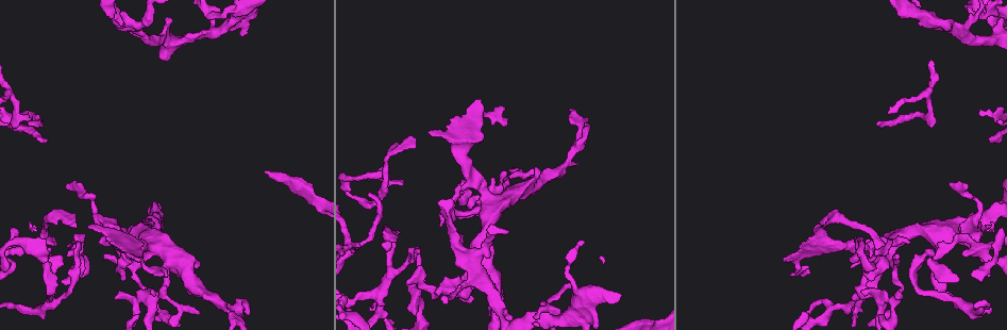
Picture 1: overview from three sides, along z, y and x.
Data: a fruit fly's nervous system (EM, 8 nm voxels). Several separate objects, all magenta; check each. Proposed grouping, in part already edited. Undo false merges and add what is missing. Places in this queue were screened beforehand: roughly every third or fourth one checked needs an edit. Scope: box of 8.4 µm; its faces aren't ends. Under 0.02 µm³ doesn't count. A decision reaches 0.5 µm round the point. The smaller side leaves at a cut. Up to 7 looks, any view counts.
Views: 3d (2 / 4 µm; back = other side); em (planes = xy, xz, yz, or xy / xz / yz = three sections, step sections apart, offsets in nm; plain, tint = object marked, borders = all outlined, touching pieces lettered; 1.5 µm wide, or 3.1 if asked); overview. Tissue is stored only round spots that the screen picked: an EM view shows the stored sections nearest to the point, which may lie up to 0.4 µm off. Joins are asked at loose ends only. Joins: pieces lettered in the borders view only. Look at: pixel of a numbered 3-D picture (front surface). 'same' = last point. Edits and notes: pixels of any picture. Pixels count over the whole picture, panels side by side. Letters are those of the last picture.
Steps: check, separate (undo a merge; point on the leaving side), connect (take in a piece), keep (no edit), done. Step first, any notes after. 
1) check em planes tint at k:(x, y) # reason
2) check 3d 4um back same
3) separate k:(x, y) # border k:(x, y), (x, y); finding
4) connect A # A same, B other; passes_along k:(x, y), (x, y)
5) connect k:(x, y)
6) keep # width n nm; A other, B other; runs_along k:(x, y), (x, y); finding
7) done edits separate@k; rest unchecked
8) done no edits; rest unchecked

check 3d 4um at 1:(868, 257)

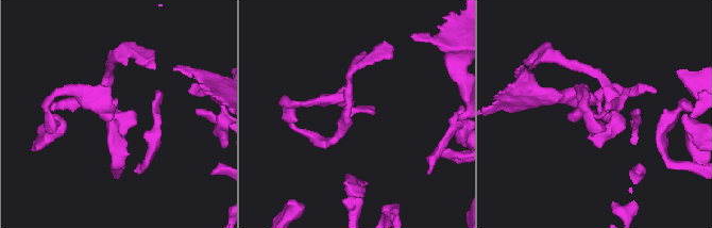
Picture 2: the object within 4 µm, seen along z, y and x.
check em xy step 8 tint at 2:(354, 112) # now the EM

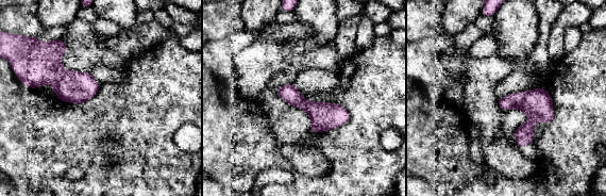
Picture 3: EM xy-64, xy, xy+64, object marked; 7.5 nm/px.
check em yz step 8 borders same

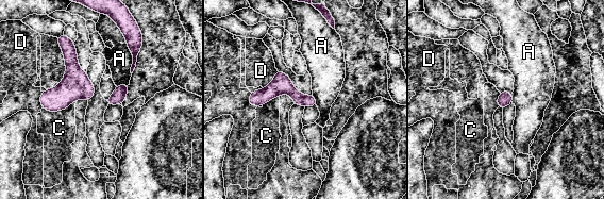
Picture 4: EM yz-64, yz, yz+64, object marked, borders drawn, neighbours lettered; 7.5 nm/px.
keep # longest_contact A 360 nm; A other, C other, D other; runs_along 4:(251, 101), (290, 89), (314, 103); one neuron here

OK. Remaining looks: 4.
check em planes borders at 1:(384, 307) # tapers out

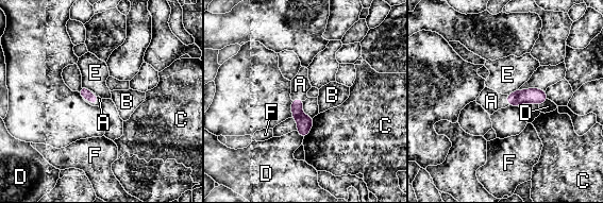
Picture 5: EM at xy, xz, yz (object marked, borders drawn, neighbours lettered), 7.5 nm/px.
connect A # A same, B other, C other, D other, E other, F other; it goes on there

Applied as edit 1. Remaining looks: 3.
check overview # see it whole again

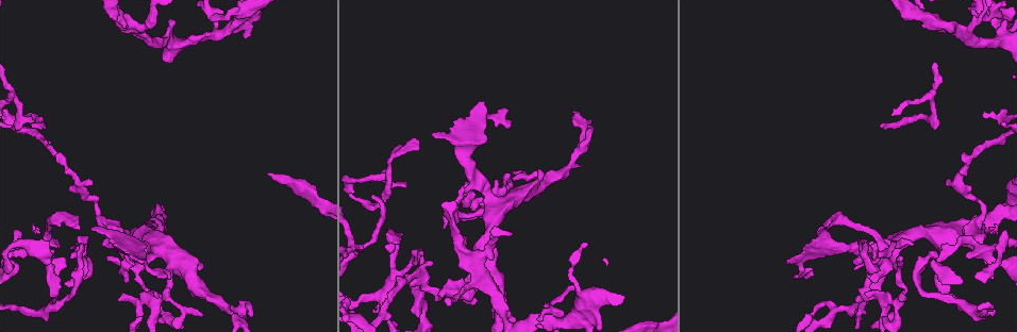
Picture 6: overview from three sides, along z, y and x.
check em planes tint at 6:(957, 299)

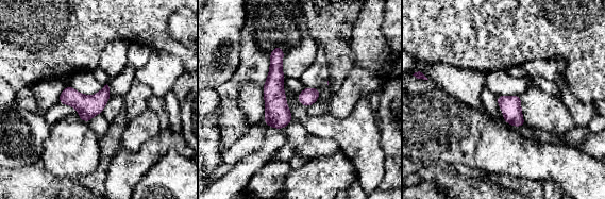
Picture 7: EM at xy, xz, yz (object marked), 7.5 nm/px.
check em planes borders same # what lies round it

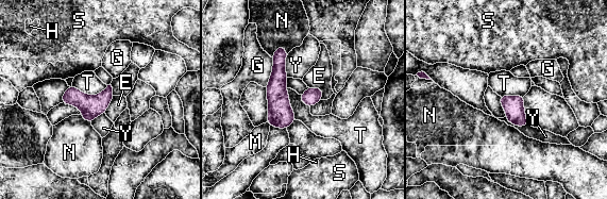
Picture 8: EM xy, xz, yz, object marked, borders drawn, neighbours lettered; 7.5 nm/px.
keep # width 140 nm; E other, G other, H other, M other, N other, S other, T other, Y other; continuous, no second neuron

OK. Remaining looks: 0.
done edits connect@5; rest unchecked

